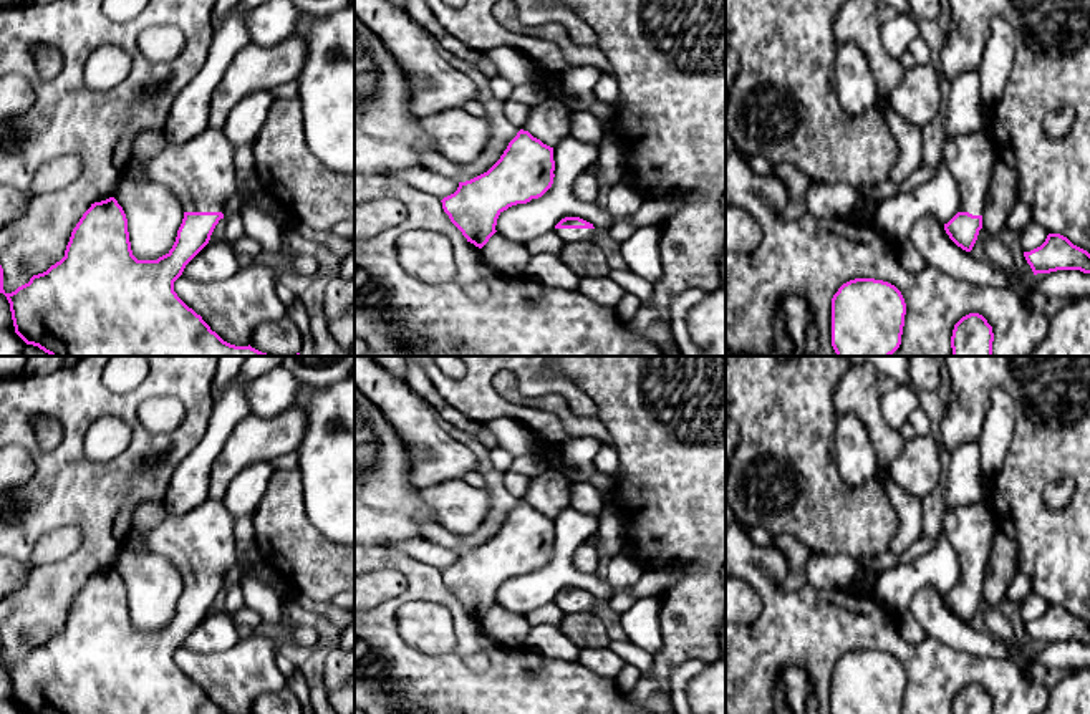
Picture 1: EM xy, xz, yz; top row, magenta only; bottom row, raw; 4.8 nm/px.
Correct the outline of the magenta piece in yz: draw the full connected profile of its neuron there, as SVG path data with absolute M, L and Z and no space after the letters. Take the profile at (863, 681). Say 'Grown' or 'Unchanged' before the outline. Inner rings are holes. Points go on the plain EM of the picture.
Unchanged. M855 649L832 669L832 714L901 714L906 674L883 651Z

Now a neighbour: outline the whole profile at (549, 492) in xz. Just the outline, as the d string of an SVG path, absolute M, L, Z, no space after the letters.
M548 469L530 480L528 504L543 515L555 519L570 507L572 485L560 472Z

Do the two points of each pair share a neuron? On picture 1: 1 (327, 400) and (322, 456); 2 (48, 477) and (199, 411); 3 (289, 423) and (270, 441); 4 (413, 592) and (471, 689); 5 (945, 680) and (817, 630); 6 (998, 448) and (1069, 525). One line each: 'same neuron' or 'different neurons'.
1: same neuron
2: same neuron
3: same neuron
4: same neuron
5: same neuron
6: different neurons

